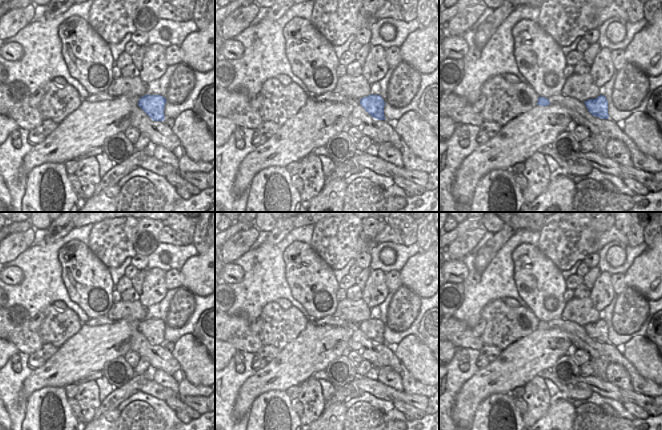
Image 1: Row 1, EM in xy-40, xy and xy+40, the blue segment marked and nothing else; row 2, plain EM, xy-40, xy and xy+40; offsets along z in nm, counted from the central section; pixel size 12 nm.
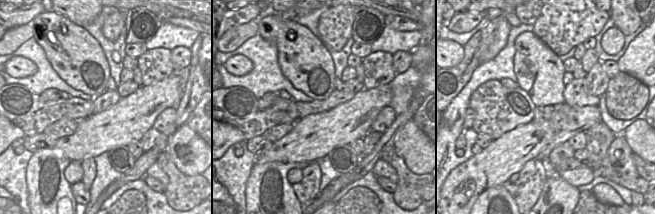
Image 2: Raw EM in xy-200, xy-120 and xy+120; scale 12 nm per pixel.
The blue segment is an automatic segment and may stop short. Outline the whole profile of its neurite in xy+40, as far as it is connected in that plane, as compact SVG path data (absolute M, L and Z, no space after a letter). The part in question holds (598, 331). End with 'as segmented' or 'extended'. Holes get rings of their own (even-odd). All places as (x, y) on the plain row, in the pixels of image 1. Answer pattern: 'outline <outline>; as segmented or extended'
outline M600 319L595 323L589 323L584 326L588 335L595 341L608 343L608 325L605 320Z; as segmented

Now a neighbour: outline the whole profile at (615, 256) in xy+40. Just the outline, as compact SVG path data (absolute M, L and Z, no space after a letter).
M610 247L605 258L611 267L620 267L626 259L626 253L621 247Z

